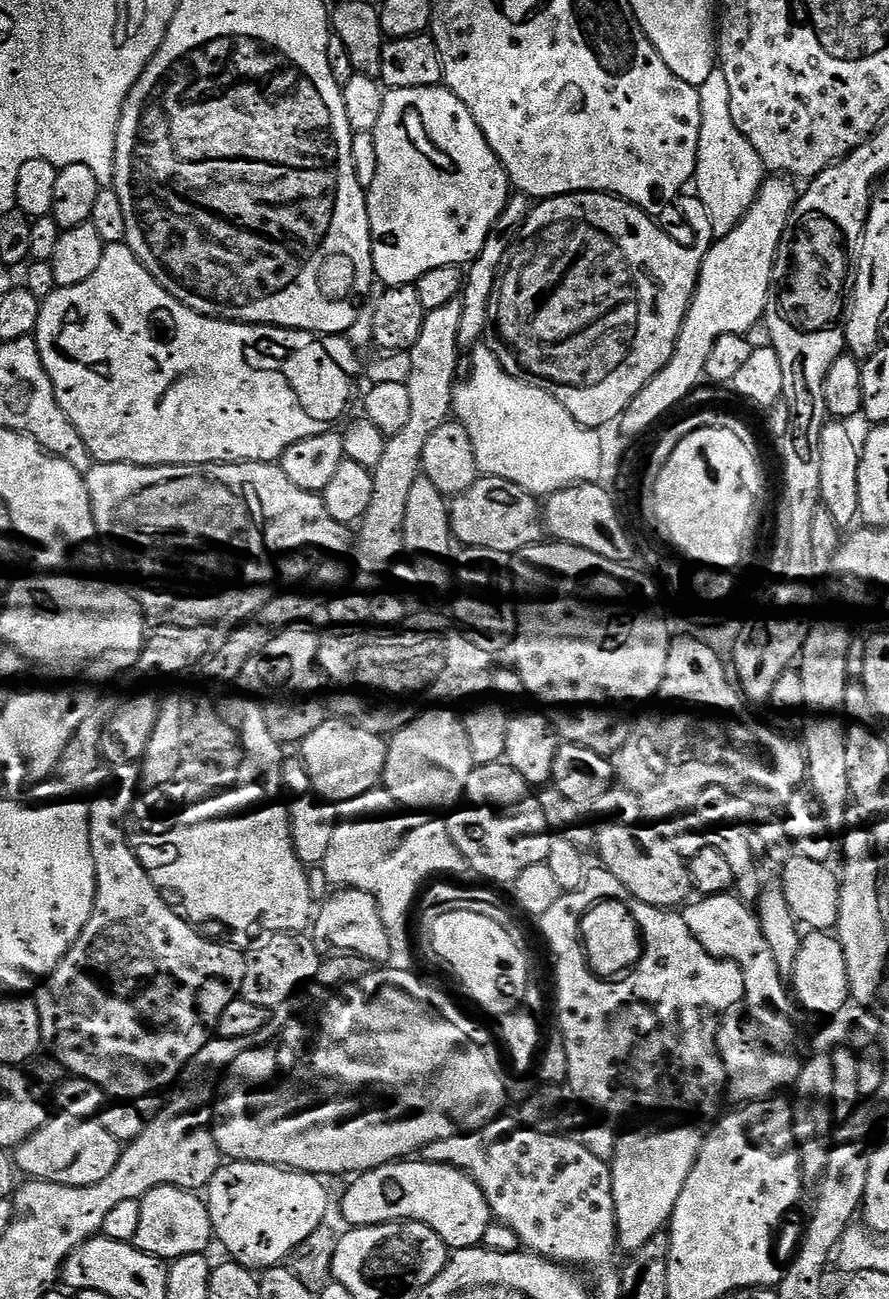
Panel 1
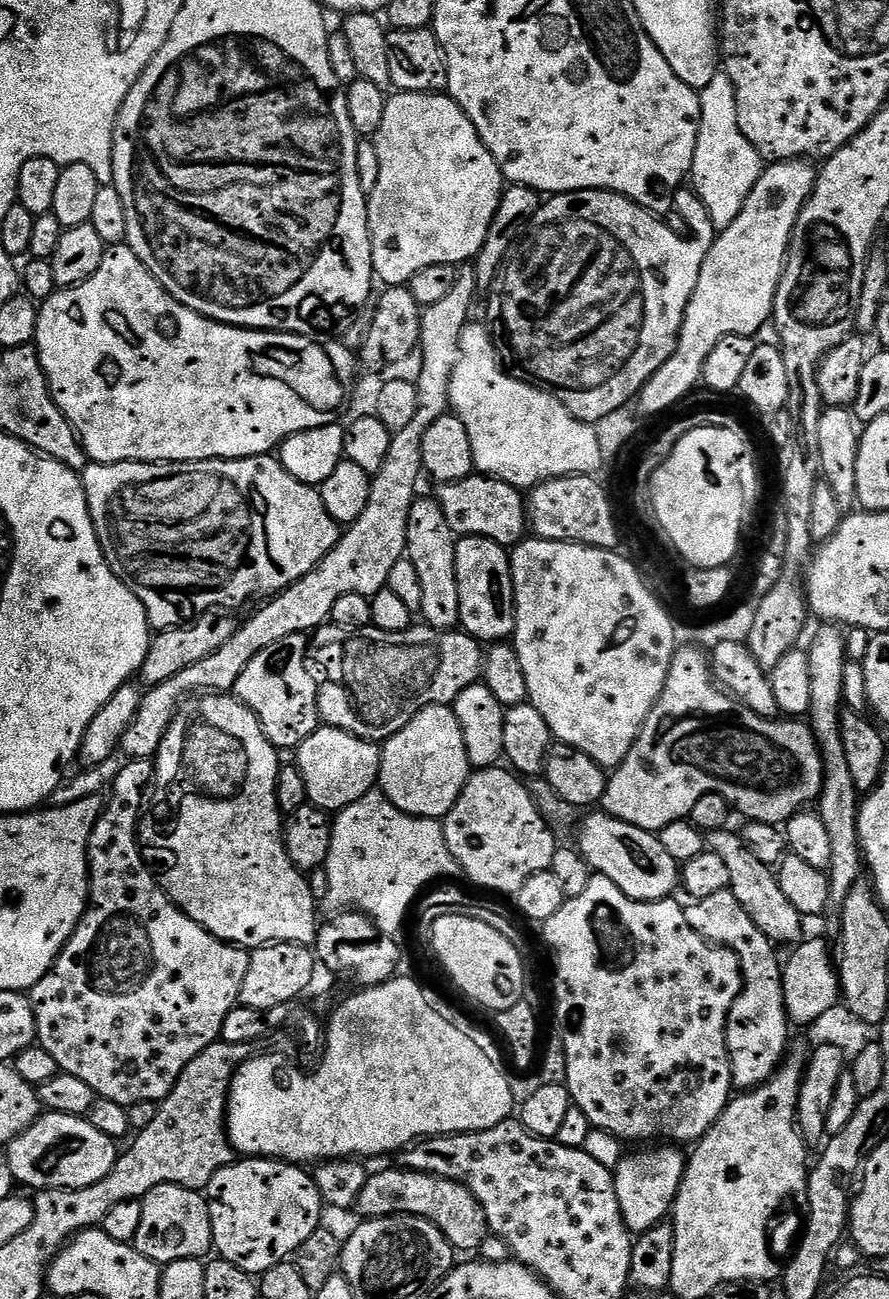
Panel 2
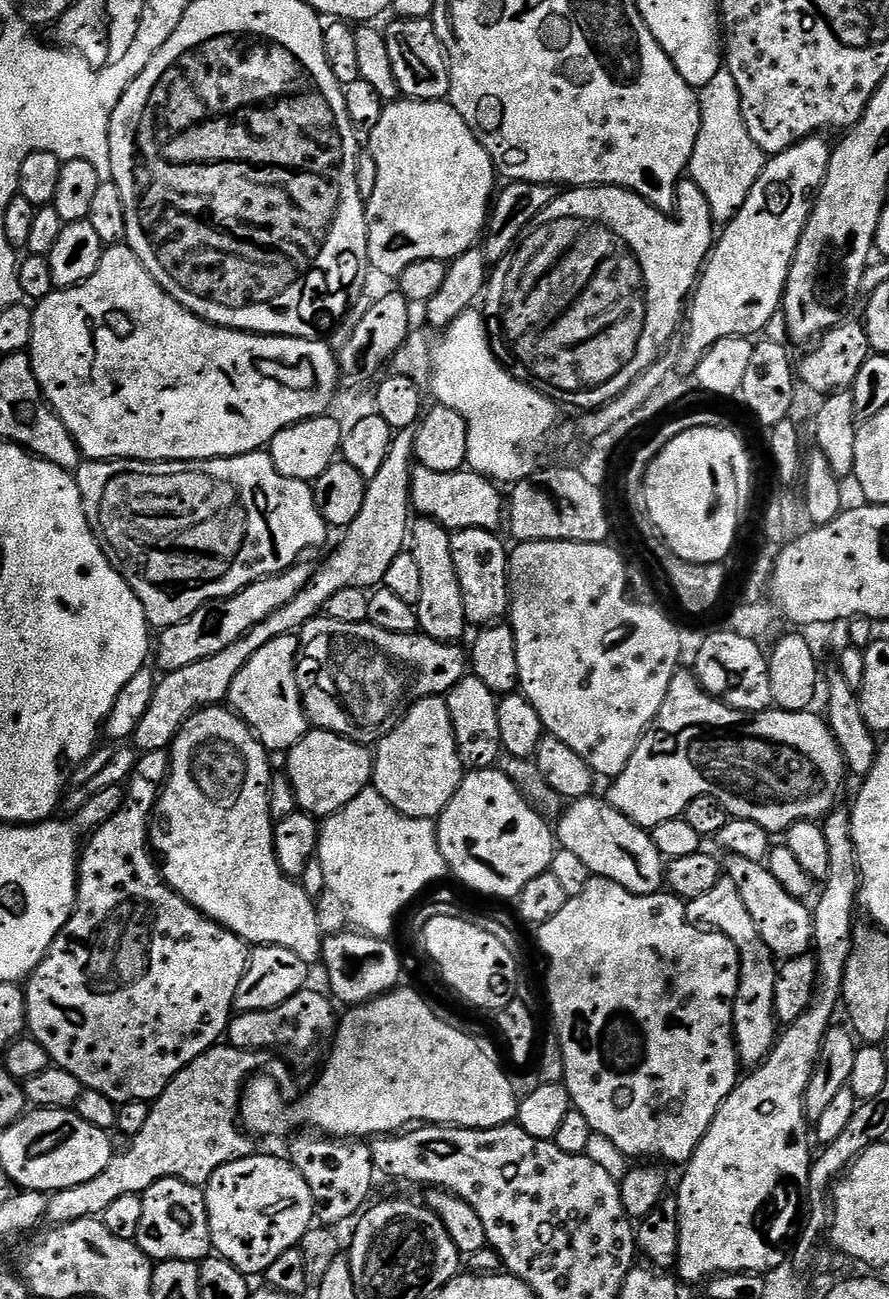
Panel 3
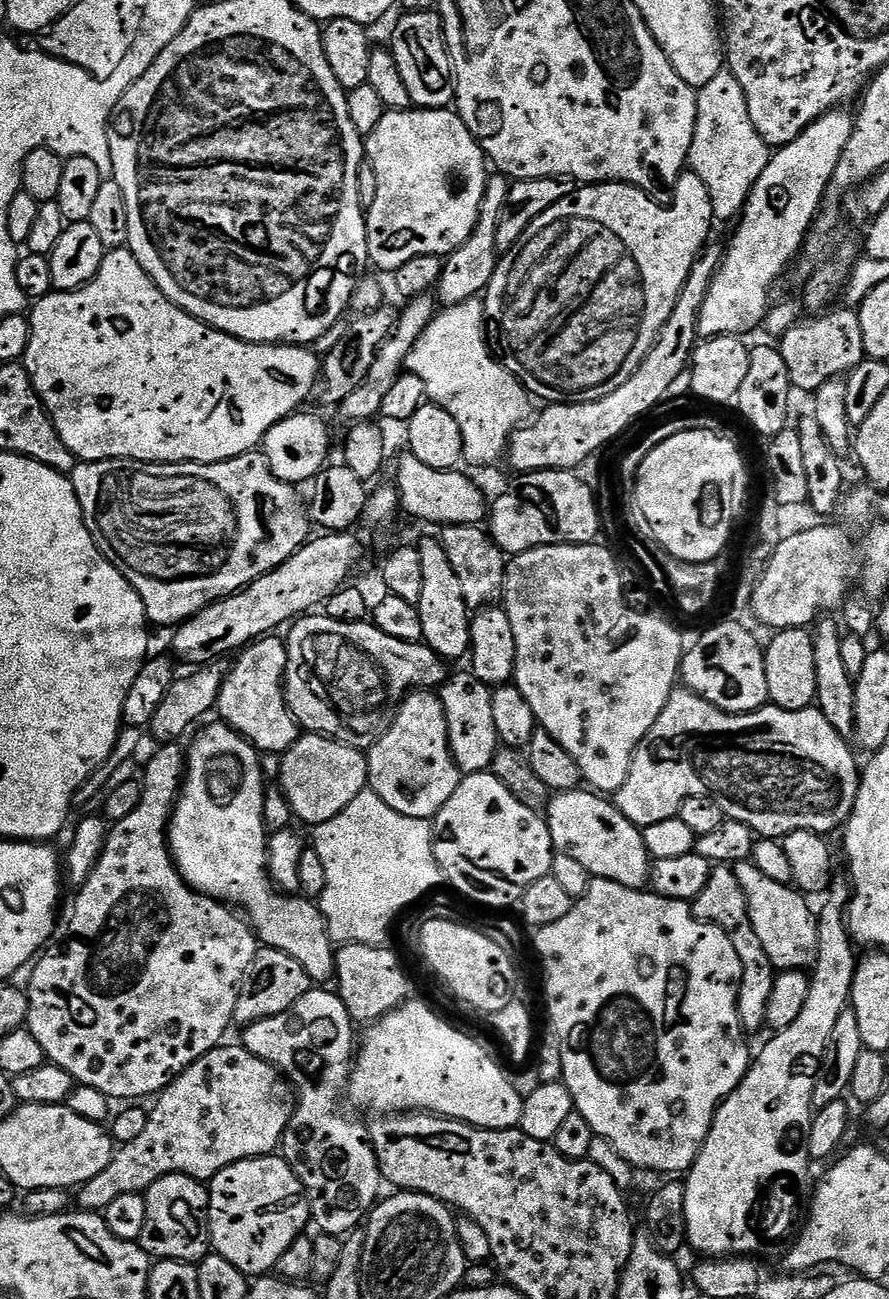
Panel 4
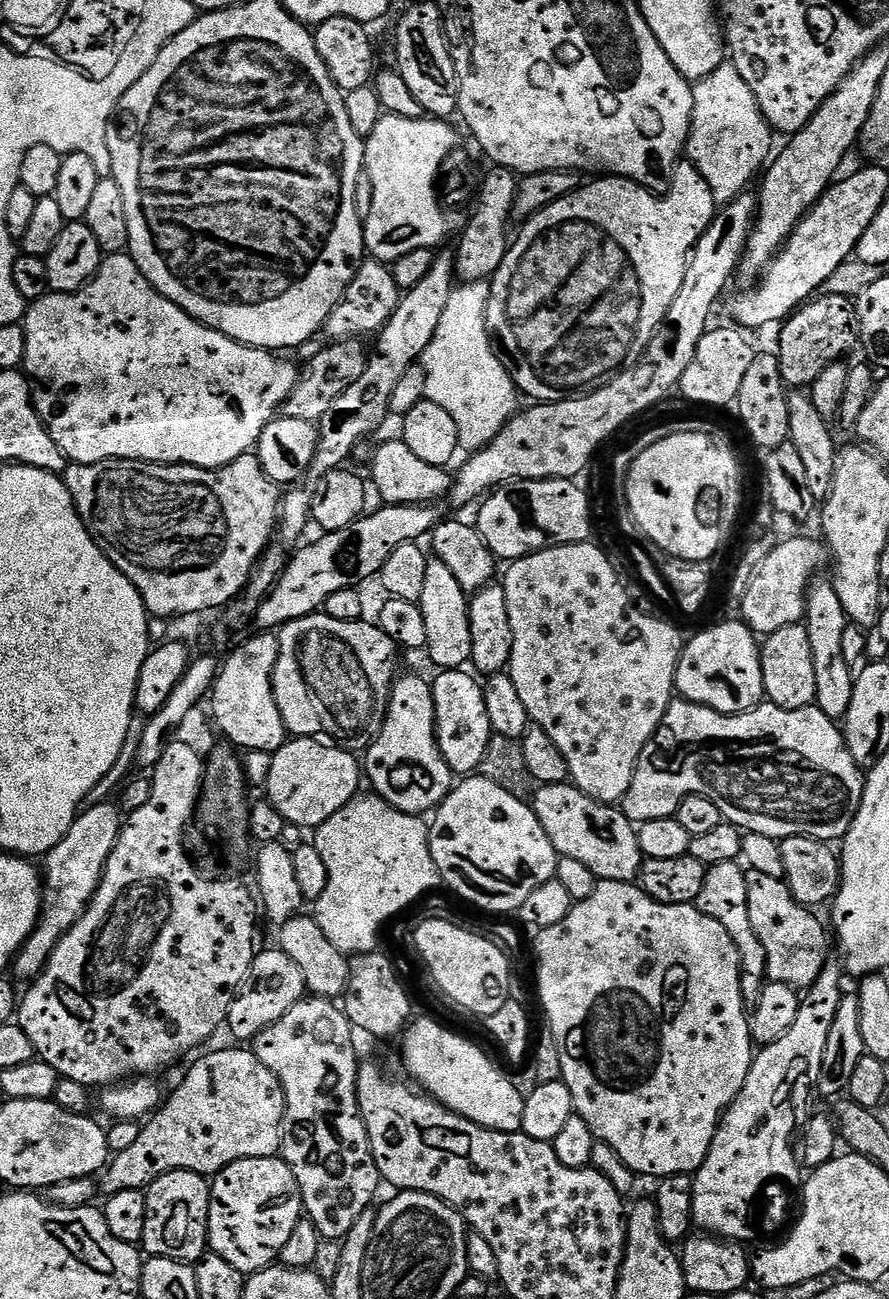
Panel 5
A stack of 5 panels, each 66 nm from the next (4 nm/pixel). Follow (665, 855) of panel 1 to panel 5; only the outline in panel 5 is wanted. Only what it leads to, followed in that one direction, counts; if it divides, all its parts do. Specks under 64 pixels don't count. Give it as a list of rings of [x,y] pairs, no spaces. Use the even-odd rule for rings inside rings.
[[[568,782],[537,787],[530,803],[538,822],[542,822],[542,830],[546,830],[560,856],[583,862],[589,870],[594,870],[597,881],[632,882],[639,877],[642,853],[636,837],[637,829],[619,807],[592,800]]]

